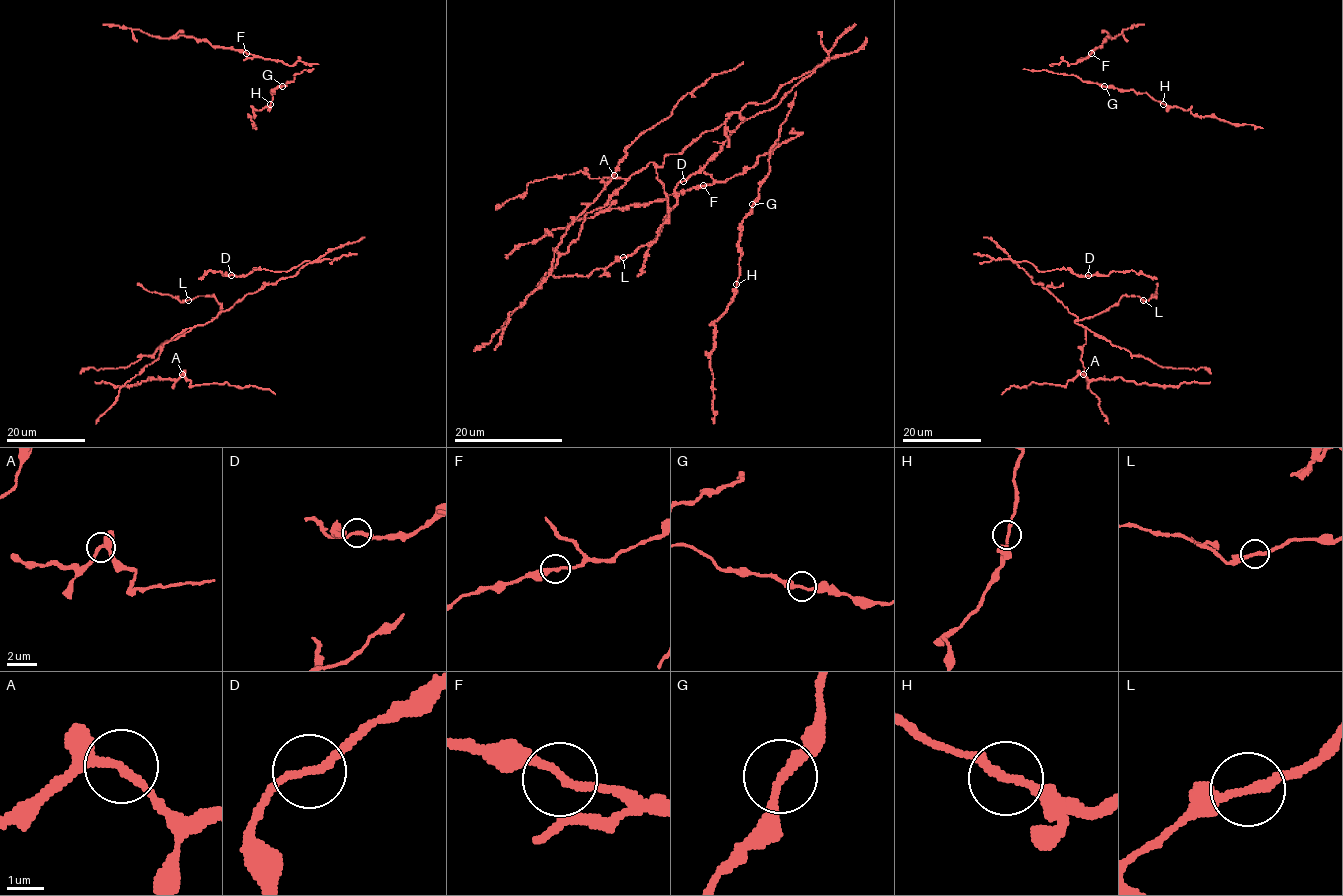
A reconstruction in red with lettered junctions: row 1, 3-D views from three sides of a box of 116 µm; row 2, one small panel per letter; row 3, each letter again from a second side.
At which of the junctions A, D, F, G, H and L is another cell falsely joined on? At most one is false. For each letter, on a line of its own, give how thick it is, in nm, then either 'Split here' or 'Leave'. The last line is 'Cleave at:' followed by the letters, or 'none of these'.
A: Thickness 200 nm. Leave
D: Thickness 200 nm. Leave
F: Thickness 220 nm. Leave
G: Thickness 200 nm. Leave
H: Thickness 200 nm. Leave
L: Thickness 220 nm. Leave
Cleave at: none of these

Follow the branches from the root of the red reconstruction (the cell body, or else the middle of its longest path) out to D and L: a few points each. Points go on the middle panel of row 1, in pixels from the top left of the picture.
D: (769, 101), (784, 84), (803, 78), (776, 106), (746, 118), (709, 161), (683, 181)
L: (769, 101), (747, 103), (680, 152), (664, 158), (656, 173), (667, 196), (668, 219), (655, 241), (623, 257)

